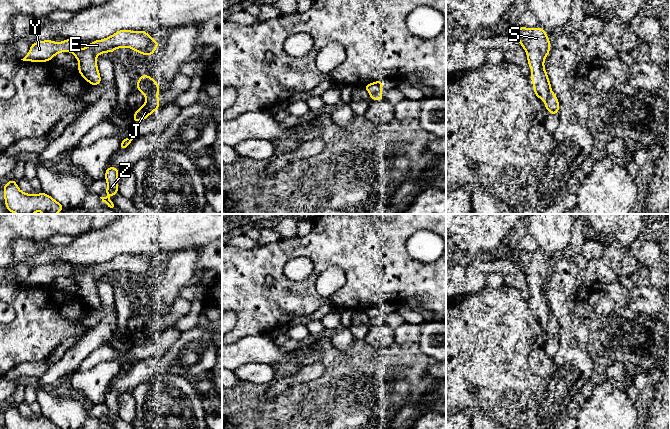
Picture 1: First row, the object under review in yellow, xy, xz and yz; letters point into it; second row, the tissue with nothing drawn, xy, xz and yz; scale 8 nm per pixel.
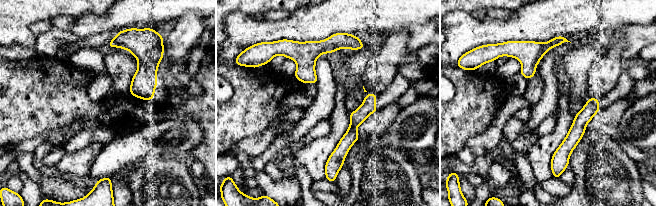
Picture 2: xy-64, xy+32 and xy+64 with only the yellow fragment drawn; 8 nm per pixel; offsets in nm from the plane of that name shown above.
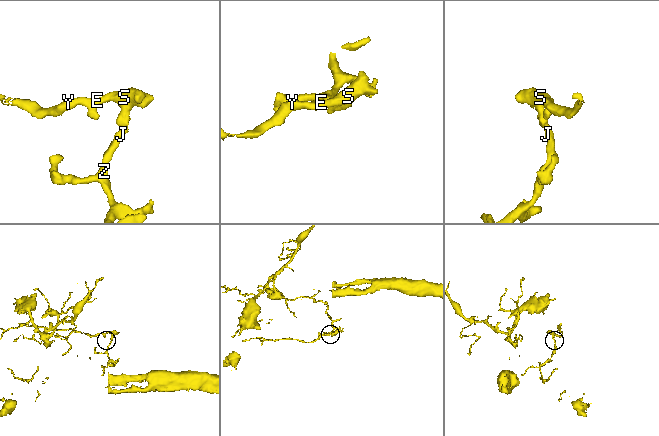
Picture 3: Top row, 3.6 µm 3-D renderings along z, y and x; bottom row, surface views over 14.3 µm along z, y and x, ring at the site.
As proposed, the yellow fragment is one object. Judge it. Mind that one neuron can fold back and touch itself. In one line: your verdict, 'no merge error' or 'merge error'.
no merge error

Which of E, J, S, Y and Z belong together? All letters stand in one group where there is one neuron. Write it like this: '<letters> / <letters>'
E J S Y Z

